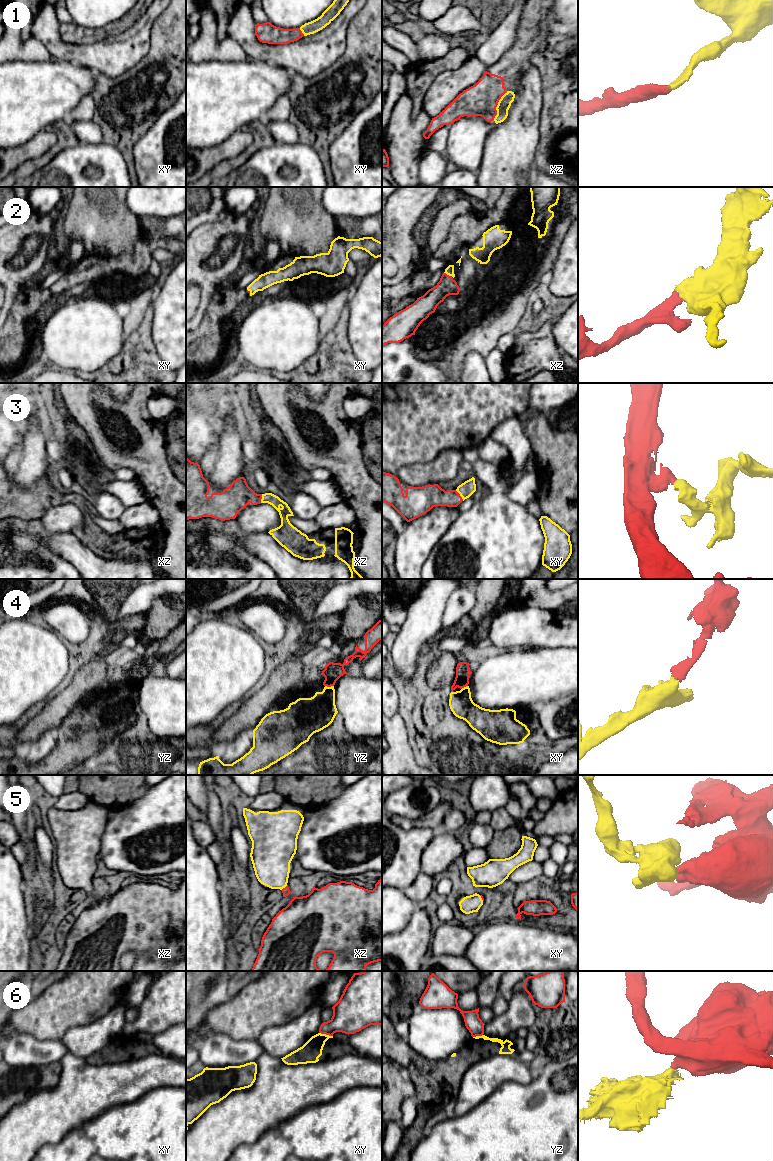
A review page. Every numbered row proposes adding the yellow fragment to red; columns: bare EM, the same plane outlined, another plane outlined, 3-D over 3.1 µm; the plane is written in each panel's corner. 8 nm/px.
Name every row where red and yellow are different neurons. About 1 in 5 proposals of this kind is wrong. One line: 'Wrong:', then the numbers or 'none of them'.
Wrong: 6

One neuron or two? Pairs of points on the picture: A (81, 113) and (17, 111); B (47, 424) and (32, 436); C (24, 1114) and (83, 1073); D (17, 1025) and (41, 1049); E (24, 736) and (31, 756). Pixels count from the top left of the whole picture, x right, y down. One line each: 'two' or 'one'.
A: two
B: two
C: one
D: two
E: two

